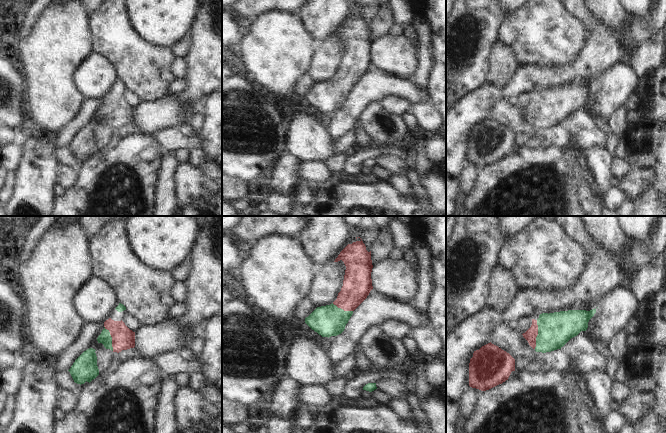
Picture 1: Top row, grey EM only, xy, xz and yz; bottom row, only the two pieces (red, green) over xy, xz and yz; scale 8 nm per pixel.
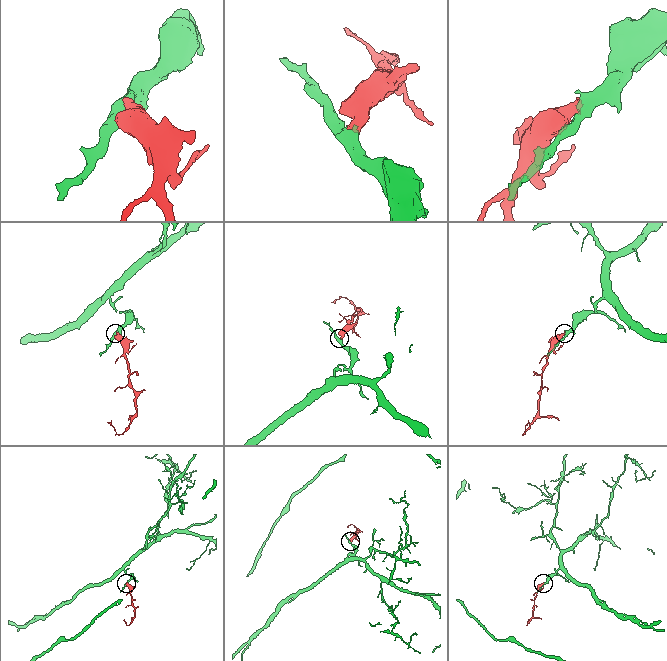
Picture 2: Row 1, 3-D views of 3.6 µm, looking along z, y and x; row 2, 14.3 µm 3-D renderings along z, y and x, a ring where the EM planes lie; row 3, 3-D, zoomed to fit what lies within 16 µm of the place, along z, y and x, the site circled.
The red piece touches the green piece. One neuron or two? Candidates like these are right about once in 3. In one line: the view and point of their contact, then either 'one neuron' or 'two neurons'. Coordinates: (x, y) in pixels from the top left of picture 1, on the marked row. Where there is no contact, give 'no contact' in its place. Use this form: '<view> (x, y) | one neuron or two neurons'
yz (537, 334) | one neuron

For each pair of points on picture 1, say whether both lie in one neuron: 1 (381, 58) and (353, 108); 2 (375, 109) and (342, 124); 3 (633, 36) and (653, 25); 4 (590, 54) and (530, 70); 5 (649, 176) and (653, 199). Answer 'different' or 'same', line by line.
1: different
2: different
3: same
4: same
5: different

